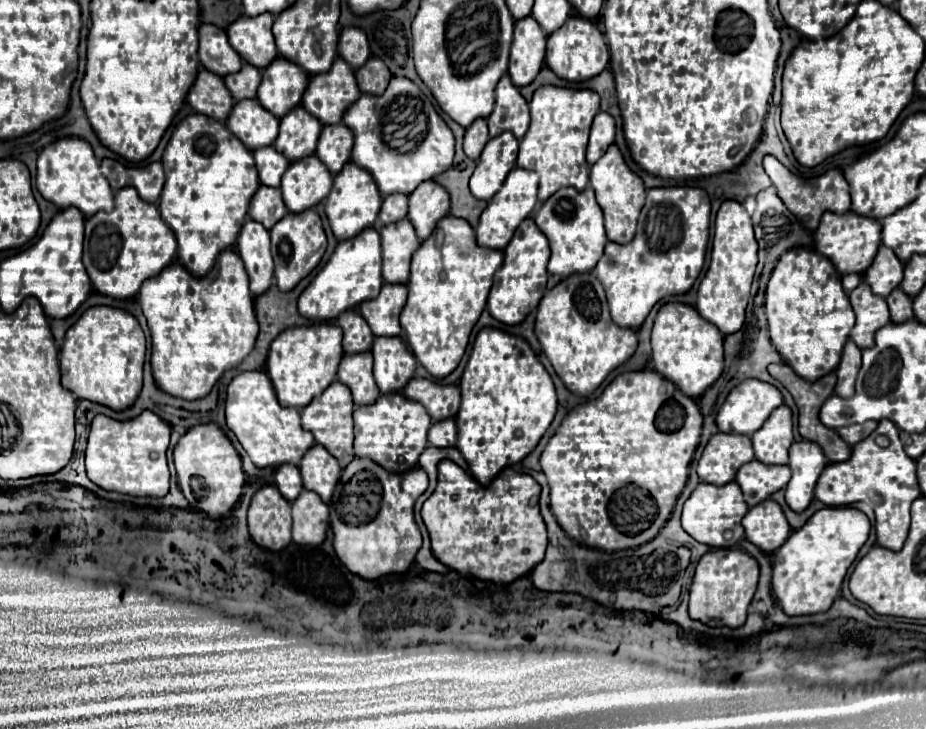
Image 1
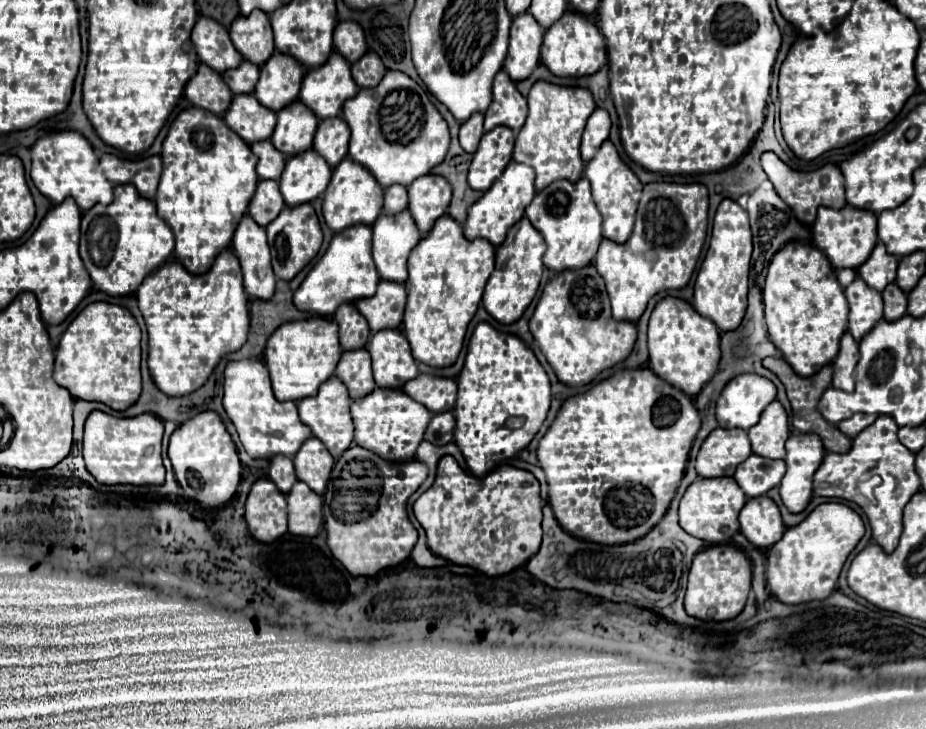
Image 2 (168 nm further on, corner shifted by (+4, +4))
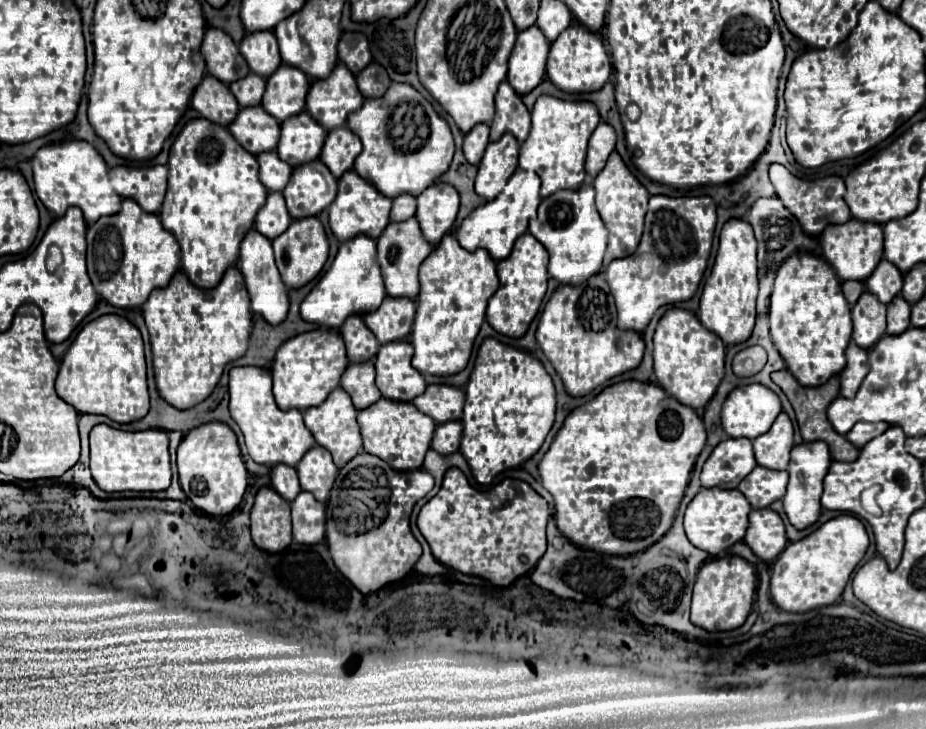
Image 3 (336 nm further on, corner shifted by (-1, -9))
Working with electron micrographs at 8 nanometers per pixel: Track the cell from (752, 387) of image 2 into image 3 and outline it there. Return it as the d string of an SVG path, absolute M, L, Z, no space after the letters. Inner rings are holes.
M763 384L735 388L721 412L723 430L731 438L757 438L765 434L781 412L779 396Z

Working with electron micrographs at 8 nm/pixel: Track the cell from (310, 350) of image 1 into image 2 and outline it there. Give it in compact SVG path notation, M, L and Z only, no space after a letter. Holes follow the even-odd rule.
M310 317L280 325L266 343L264 363L270 371L274 397L278 401L298 401L318 393L318 387L334 375L342 347L338 343L338 327L332 319Z

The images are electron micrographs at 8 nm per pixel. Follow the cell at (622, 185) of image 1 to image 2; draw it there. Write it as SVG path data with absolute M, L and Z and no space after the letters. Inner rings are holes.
M604 141L602 147L598 149L596 157L592 161L588 161L588 165L584 169L584 177L588 177L588 181L592 183L594 203L604 219L602 235L610 241L624 243L632 235L632 229L634 229L634 215L636 215L638 201L642 195L642 183L632 173L632 169L620 159L612 141Z

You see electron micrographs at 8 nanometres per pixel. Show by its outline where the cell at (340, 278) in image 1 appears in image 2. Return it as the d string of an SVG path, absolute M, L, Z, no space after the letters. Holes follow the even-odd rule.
M368 225L348 227L334 235L324 257L320 257L320 261L314 265L314 269L306 275L302 285L296 289L294 305L300 311L310 311L328 317L334 315L334 311L342 303L350 303L374 295L378 281L380 277L372 261L372 229Z

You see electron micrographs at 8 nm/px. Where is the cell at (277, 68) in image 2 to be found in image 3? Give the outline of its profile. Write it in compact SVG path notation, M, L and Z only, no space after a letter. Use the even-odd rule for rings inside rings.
M281 64L273 76L267 78L267 90L261 106L279 122L305 110L305 96L309 90L309 78L293 66Z

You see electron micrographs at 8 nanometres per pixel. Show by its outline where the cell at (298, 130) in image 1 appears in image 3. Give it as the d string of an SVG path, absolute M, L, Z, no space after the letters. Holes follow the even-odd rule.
M301 112L281 122L281 140L277 146L277 154L291 166L307 164L319 158L325 136L327 132L307 112Z

